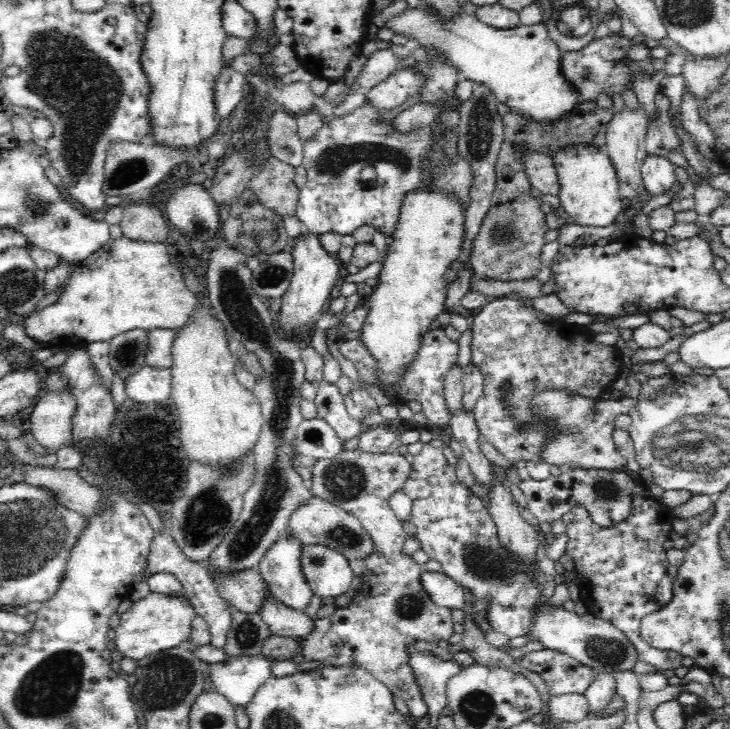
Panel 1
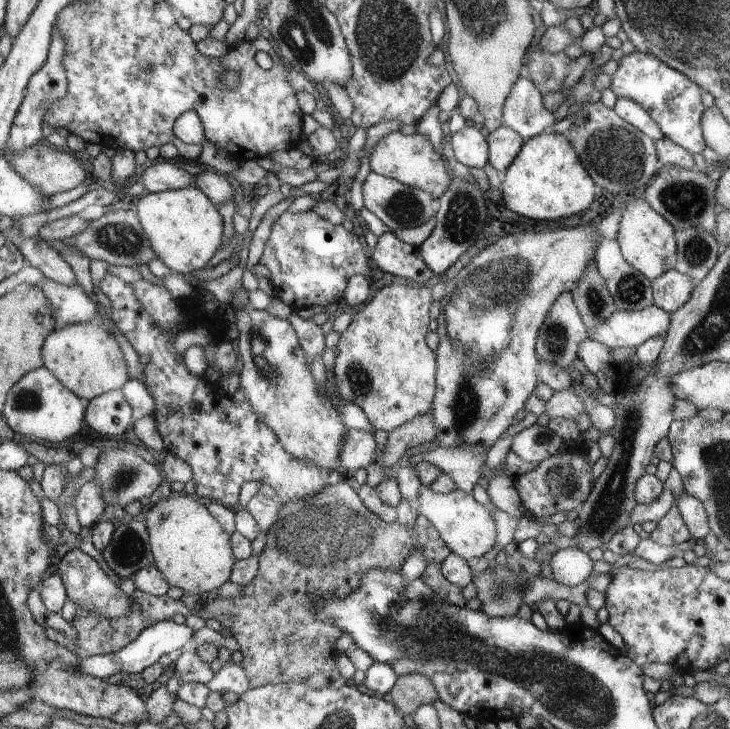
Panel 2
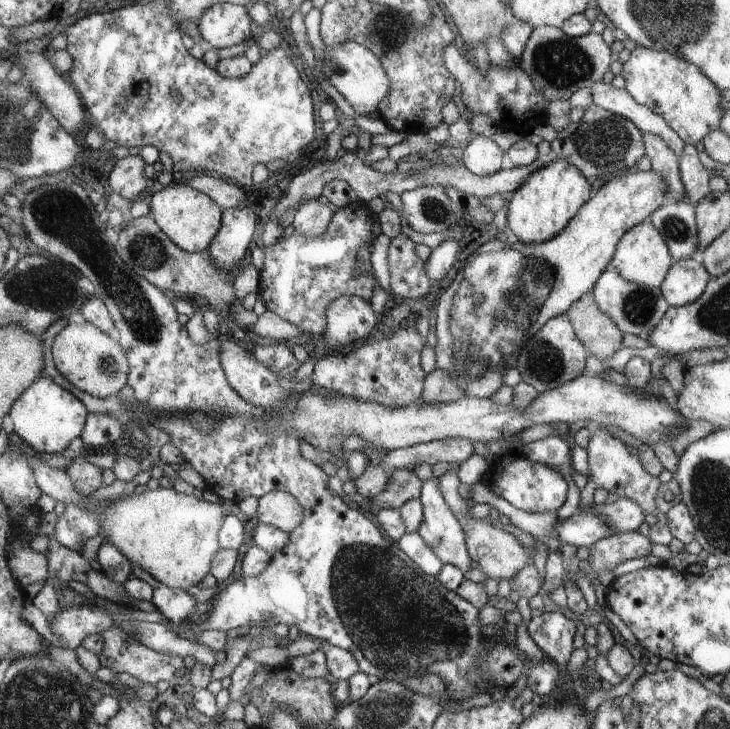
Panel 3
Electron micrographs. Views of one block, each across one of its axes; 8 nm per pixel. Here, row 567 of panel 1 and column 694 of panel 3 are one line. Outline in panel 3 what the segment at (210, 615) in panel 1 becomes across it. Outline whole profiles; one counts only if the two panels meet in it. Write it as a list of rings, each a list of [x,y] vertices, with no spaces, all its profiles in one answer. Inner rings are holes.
[[[692,143],[684,145],[682,150],[682,160],[679,162],[681,169],[682,184],[684,184],[684,199],[690,204],[697,205],[702,198],[710,194],[708,184],[710,170],[702,165],[698,150]]]

